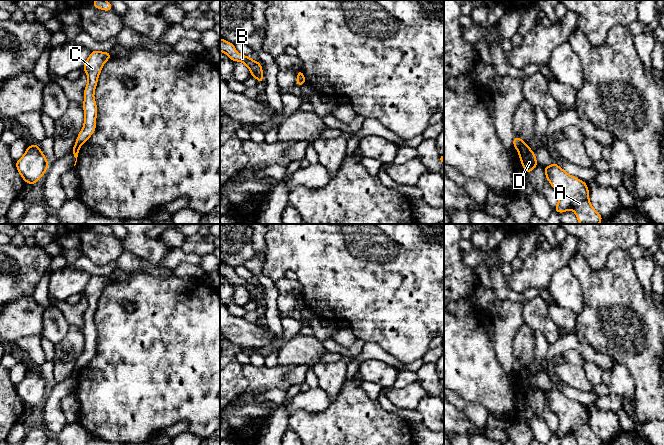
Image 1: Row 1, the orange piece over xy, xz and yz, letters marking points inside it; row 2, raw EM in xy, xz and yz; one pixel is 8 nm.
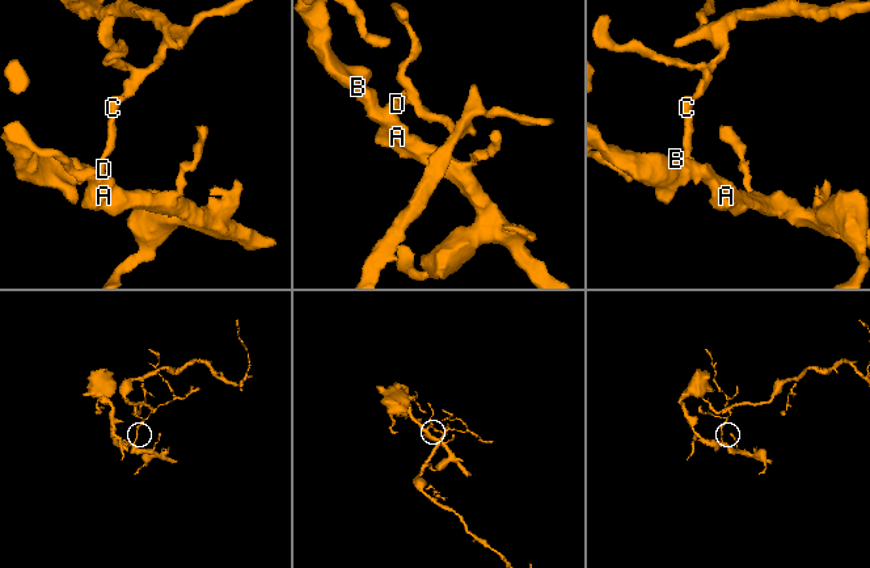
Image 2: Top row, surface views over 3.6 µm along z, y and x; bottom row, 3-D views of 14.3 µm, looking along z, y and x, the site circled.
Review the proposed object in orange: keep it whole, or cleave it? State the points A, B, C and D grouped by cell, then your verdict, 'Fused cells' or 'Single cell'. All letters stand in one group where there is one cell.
Groups: A B D / C. Fused cells

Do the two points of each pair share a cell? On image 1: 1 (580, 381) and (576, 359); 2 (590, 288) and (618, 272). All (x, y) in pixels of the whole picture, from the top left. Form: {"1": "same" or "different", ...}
{"1": "different", "2": "same"}

